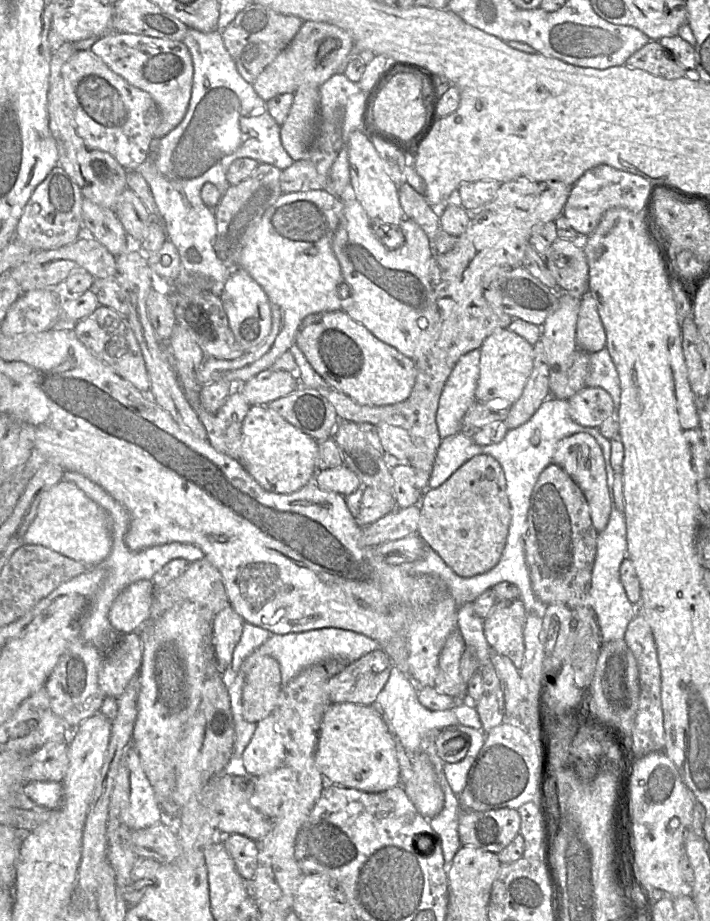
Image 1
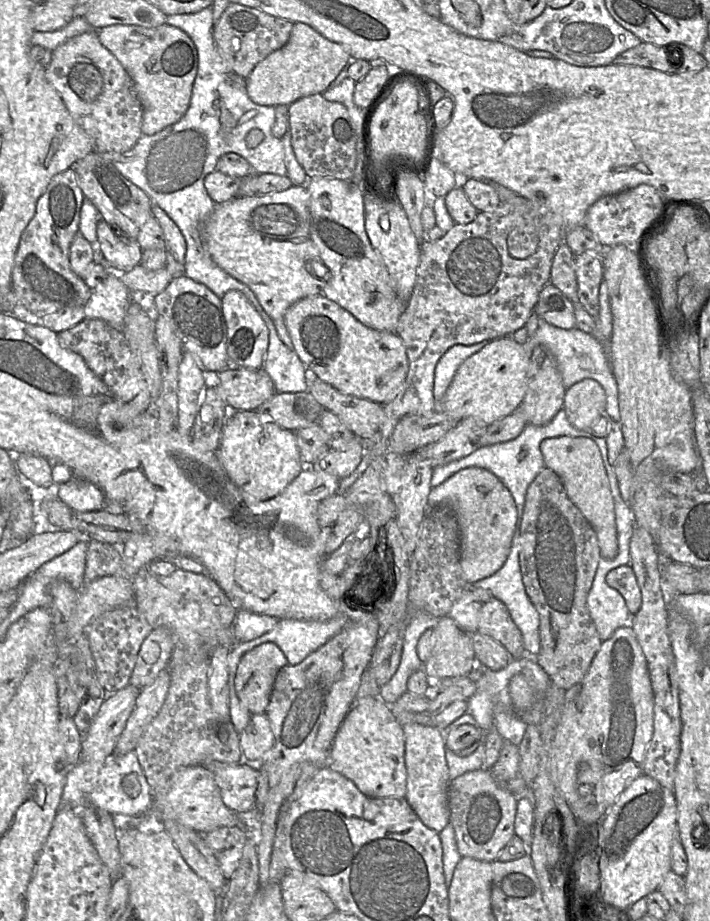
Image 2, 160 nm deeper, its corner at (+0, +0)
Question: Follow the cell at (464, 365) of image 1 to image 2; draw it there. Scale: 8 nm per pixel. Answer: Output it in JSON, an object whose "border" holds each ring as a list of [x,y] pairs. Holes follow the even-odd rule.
{"border":[[[488,341],[472,345],[457,344],[445,352],[438,361],[434,373],[433,394],[436,404],[444,397],[459,366],[468,357],[485,347],[487,343]]]}

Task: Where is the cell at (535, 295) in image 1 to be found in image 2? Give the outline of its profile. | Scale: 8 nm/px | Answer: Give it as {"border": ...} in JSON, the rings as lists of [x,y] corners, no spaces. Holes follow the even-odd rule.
{"border":[[[551,282],[546,284],[539,293],[535,306],[538,318],[562,329],[576,327],[574,305]]]}

